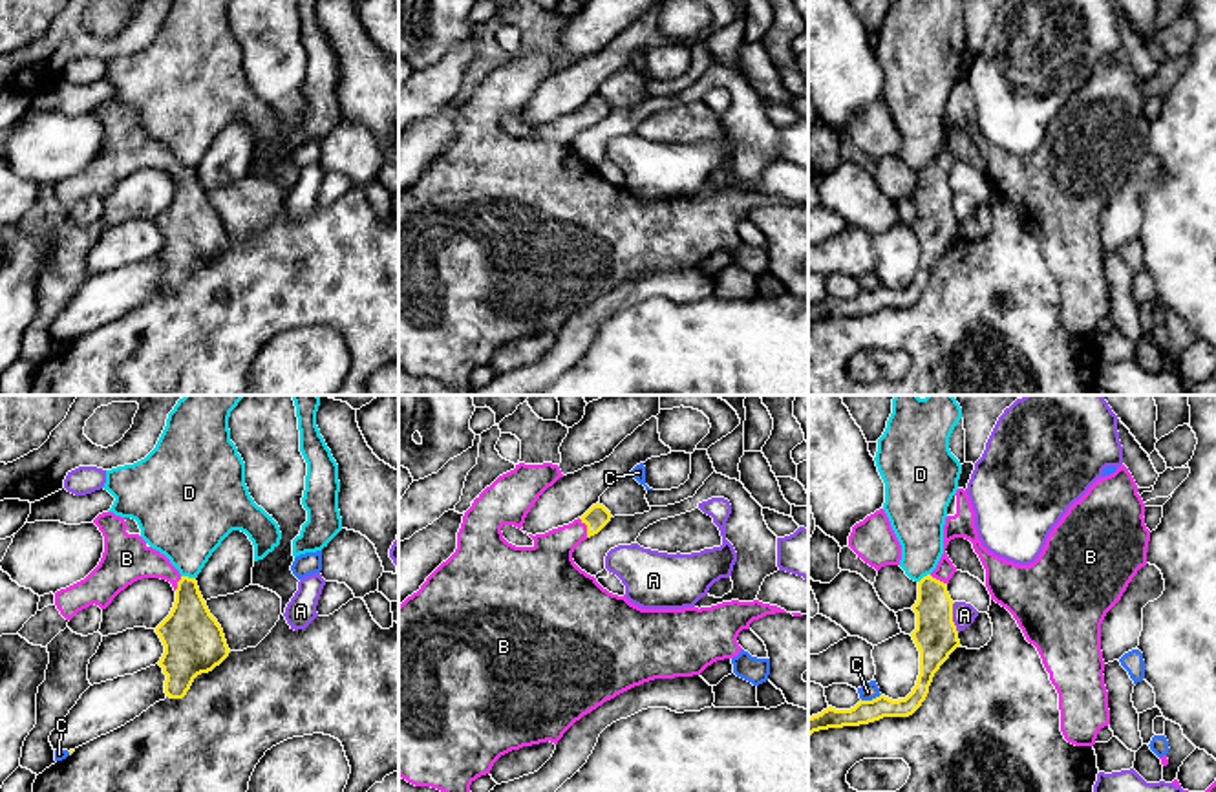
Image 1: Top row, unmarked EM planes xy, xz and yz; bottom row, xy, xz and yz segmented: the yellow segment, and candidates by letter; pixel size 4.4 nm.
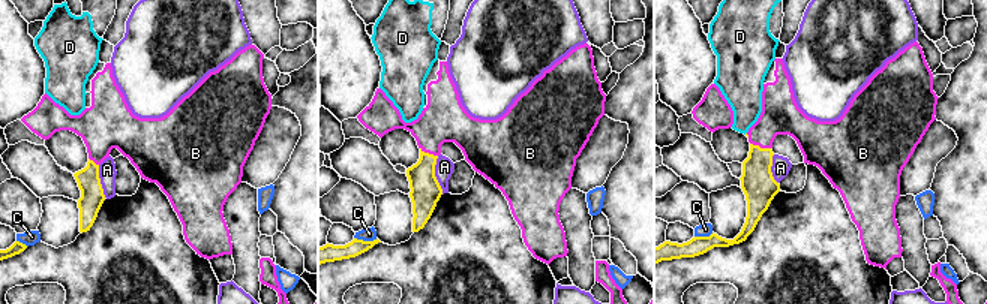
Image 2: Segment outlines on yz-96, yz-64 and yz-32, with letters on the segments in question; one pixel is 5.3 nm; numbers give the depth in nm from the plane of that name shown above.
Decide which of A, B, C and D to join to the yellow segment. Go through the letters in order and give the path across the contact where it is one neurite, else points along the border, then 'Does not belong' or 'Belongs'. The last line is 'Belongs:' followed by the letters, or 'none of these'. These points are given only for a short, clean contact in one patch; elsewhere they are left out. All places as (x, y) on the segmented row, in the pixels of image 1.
A: Does not belong
B: Path across: xz (597, 516), (587, 527), (547, 567). Belongs
C: Does not belong
D: Boundary: xy (181, 575), (194, 578). Does not belong
Belongs: B

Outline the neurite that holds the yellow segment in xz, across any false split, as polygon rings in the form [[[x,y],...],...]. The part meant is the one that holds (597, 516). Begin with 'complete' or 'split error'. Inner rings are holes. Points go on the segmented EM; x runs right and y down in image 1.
split error; [[[519,463],[499,476],[464,512],[455,552],[399,605],[399,776],[415,787],[470,792],[470,785],[490,774],[501,755],[547,741],[558,744],[576,721],[635,686],[700,675],[713,662],[741,653],[737,637],[753,620],[786,613],[759,600],[731,600],[700,609],[642,609],[625,594],[609,593],[572,560],[574,549],[613,518],[600,503],[569,525],[528,534],[532,547],[508,543],[501,527],[521,529],[534,503],[560,477],[560,466],[552,463]]]

